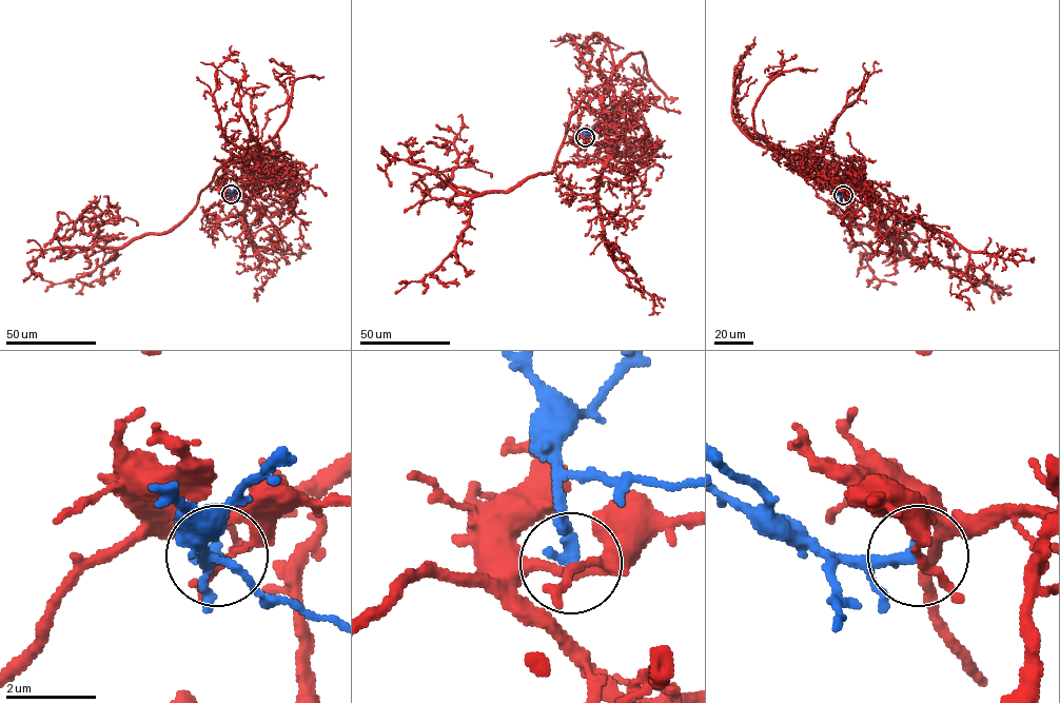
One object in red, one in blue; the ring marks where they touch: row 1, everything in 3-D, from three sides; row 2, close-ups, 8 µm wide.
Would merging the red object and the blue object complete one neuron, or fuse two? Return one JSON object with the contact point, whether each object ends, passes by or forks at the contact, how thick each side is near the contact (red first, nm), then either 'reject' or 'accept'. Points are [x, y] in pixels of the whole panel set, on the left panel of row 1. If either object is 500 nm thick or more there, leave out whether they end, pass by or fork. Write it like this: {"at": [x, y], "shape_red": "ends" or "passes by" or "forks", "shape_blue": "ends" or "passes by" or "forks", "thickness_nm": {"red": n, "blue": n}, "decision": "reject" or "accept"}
{"at": [231, 194], "shape_red": "passes by", "shape_blue": "ends", "thickness_nm": {"red": 150, "blue": 280}, "decision": "reject"}

